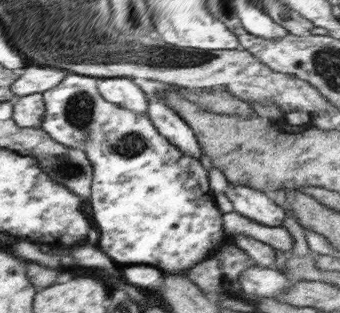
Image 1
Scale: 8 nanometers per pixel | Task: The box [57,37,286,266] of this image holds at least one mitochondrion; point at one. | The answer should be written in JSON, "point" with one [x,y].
{"point":[78,110]}

